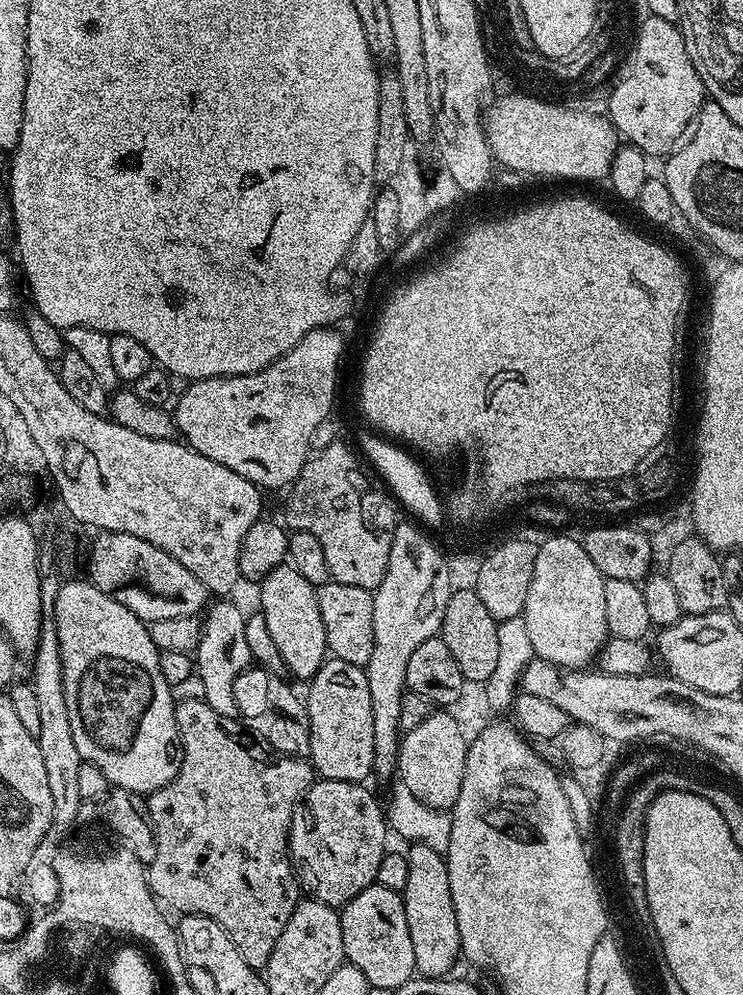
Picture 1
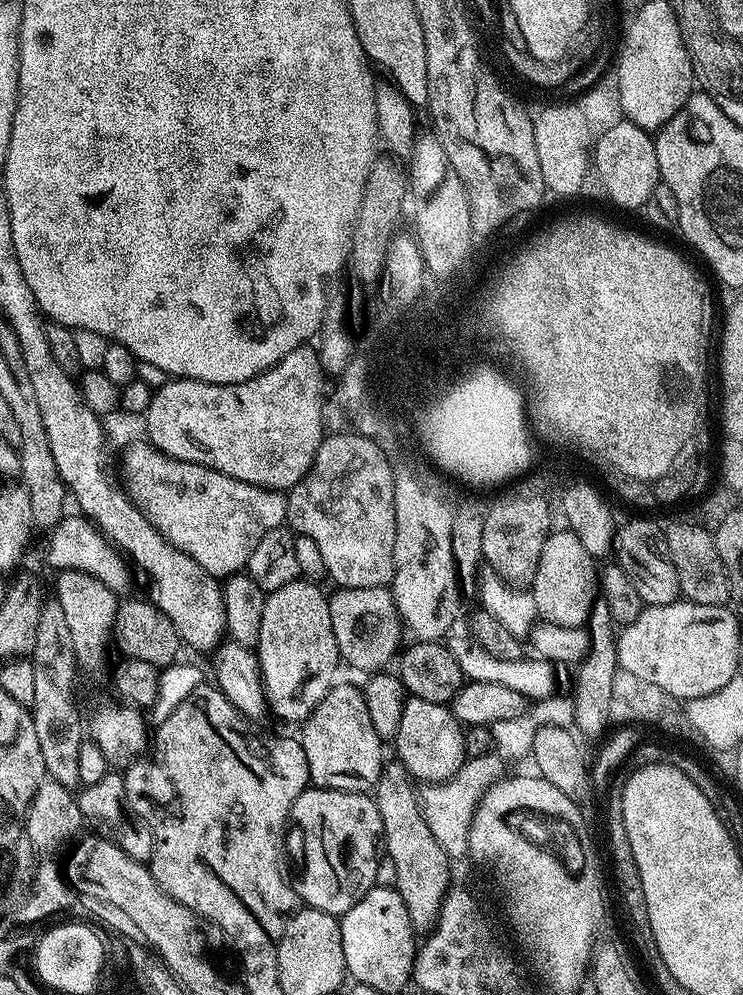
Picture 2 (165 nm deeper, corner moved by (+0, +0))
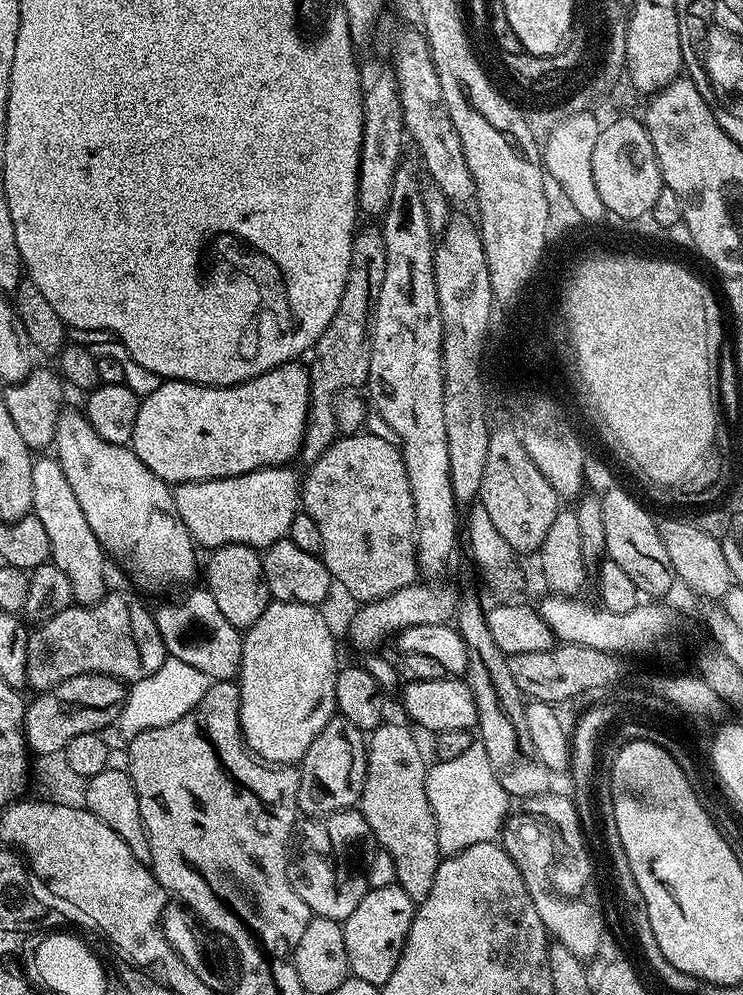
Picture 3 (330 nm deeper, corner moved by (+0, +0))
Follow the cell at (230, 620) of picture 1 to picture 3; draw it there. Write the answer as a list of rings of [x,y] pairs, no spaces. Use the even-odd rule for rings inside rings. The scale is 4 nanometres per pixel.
[[[61,411],[54,455],[74,489],[78,506],[109,557],[117,556],[148,588],[168,588],[198,576],[197,545],[176,509],[173,489],[149,470],[131,447],[98,438],[83,411]]]

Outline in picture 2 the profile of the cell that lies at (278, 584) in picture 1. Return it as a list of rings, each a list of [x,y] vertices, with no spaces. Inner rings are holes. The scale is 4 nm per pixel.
[[[301,578],[264,598],[262,630],[254,651],[260,662],[267,707],[280,720],[307,720],[337,679],[340,651],[338,642],[334,642],[334,626],[330,626],[328,596],[320,587]]]

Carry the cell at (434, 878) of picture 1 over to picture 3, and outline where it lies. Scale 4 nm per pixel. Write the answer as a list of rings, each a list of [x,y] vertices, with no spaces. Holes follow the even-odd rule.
[[[385,722],[367,737],[368,773],[358,808],[363,812],[377,845],[394,858],[396,884],[406,890],[414,902],[419,902],[430,894],[442,857],[434,810],[430,810],[426,798],[429,765],[424,764],[420,744],[412,737],[413,729],[408,728]]]

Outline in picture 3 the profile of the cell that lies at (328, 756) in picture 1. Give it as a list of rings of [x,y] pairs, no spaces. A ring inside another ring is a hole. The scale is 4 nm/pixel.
[[[335,715],[332,721],[314,738],[310,750],[306,750],[300,769],[300,786],[305,793],[312,795],[312,800],[318,807],[324,808],[325,813],[338,812],[359,805],[360,793],[364,791],[364,779],[368,773],[368,745],[365,733],[354,726],[342,715]]]

